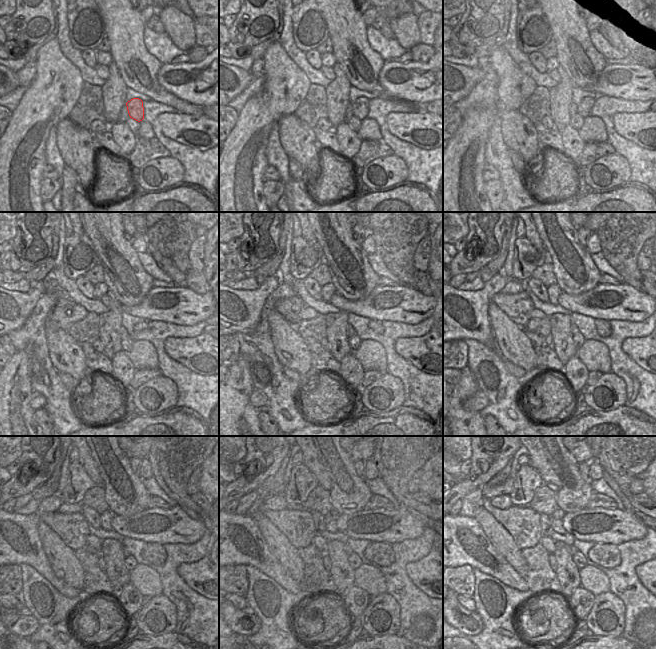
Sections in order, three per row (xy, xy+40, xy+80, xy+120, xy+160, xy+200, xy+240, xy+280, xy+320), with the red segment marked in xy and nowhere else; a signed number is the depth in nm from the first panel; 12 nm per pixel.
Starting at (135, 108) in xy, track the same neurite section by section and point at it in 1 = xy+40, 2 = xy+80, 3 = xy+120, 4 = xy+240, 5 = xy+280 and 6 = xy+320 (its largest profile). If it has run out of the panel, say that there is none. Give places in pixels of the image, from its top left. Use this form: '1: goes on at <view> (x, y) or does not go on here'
1: goes on at xy+40 (360, 107)
2: goes on at xy+80 (584, 107)
3: goes on at xy+120 (138, 327)
4: goes on at xy+240 (155, 553)
5: goes on at xy+280 (380, 553)
6: goes on at xy+320 (607, 555)

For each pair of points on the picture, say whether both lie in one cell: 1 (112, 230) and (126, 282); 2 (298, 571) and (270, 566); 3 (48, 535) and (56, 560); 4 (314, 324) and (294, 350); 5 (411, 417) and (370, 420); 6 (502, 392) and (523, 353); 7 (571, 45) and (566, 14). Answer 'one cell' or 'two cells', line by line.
1: one cell
2: two cells
3: one cell
4: two cells
5: one cell
6: two cells
7: one cell

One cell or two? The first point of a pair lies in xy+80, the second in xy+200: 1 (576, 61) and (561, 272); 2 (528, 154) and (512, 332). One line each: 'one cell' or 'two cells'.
1: one cell
2: one cell

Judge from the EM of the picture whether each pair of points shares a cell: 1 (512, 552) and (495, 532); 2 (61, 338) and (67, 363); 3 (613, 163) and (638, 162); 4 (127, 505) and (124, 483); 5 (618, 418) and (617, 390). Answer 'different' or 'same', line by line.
1: same
2: same
3: different
4: same
5: different

